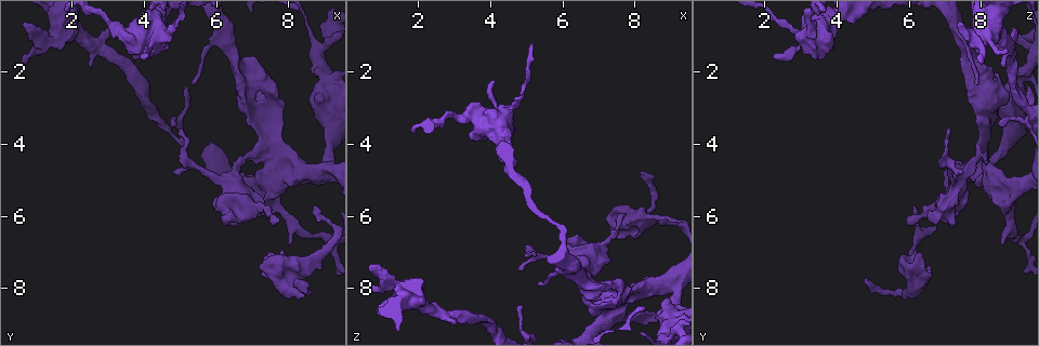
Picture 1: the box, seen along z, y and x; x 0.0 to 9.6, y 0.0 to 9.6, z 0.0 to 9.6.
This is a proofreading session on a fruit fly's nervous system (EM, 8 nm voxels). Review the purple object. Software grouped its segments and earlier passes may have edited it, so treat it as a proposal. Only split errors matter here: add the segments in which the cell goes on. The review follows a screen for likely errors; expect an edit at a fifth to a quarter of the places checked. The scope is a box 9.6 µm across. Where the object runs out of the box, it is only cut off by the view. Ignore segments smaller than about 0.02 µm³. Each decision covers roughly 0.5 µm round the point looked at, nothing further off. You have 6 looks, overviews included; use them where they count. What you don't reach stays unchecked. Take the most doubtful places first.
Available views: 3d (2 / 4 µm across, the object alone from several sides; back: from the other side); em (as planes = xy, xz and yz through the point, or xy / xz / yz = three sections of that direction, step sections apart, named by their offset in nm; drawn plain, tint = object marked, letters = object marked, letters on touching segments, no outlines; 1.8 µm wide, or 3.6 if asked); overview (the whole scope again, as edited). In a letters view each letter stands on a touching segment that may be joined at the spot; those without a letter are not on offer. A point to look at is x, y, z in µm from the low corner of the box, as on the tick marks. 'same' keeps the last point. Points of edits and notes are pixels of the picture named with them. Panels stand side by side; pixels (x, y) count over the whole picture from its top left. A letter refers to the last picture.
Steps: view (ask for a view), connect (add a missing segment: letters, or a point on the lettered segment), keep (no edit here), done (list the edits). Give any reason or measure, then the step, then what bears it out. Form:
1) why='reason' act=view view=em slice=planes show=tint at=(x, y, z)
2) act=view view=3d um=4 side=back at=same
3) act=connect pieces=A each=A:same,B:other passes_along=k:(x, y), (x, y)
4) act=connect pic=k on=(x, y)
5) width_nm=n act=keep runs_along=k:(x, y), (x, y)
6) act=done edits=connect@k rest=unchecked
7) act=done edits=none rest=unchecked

why='branch stops here' act=view view=3d um=2 side=back at=(8.15, 7.75, 4.75)

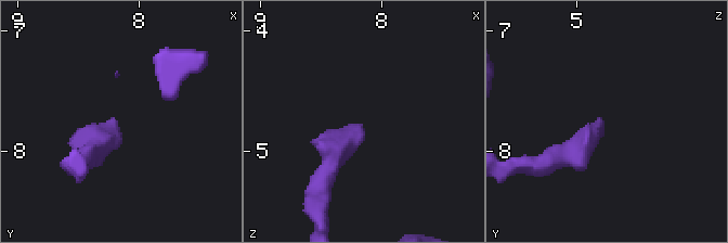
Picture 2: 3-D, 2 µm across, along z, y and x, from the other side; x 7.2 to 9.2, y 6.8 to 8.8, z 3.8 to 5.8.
why='shape alone is not enough' act=view view=em slice=planes show=letters at=(8.20, 7.76, 4.78)

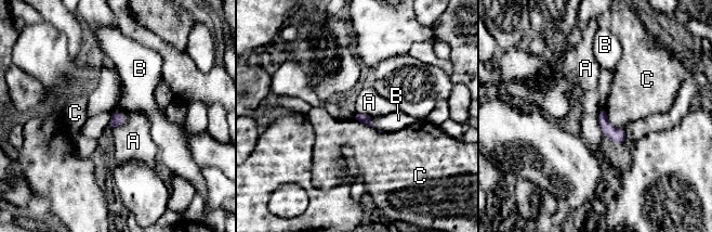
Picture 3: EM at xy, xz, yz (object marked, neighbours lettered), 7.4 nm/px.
act=keep each=A:other,B:other,C:other border=3:(115, 108), (126, 120), (111, 129) found='none of them fits'

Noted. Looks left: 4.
why='an open end' act=view view=3d um=4 at=(4.10, 1.50, 2.25)

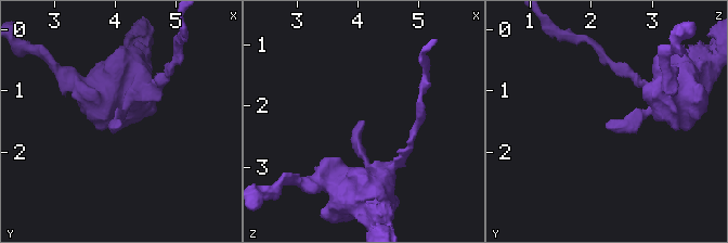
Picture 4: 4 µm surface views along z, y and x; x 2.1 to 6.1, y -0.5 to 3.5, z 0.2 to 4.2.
act=view view=em um=3.6 slice=xy step=8 show=letters at=(4.05, 1.50, 2.30)

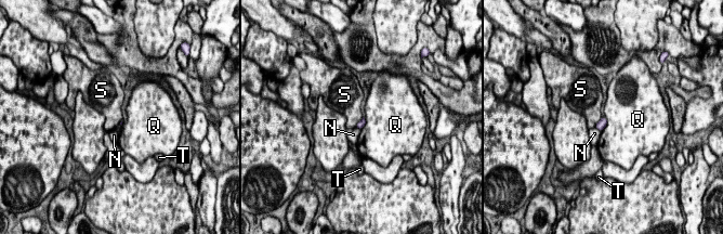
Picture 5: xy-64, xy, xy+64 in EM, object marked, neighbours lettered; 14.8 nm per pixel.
act=view view=em um=3.6 slice=planes show=letters at=same

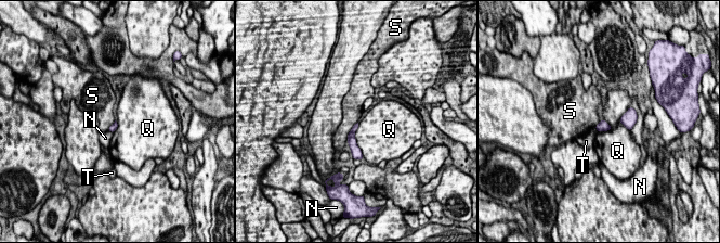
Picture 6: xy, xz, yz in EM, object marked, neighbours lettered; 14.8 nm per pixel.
act=keep each=N:other,Q:other,S:other,T:other border=6:(357, 120), (349, 132), (347, 142) found='no lettered segment goes on from it'

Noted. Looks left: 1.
act=done edits=none rest=unchecked

